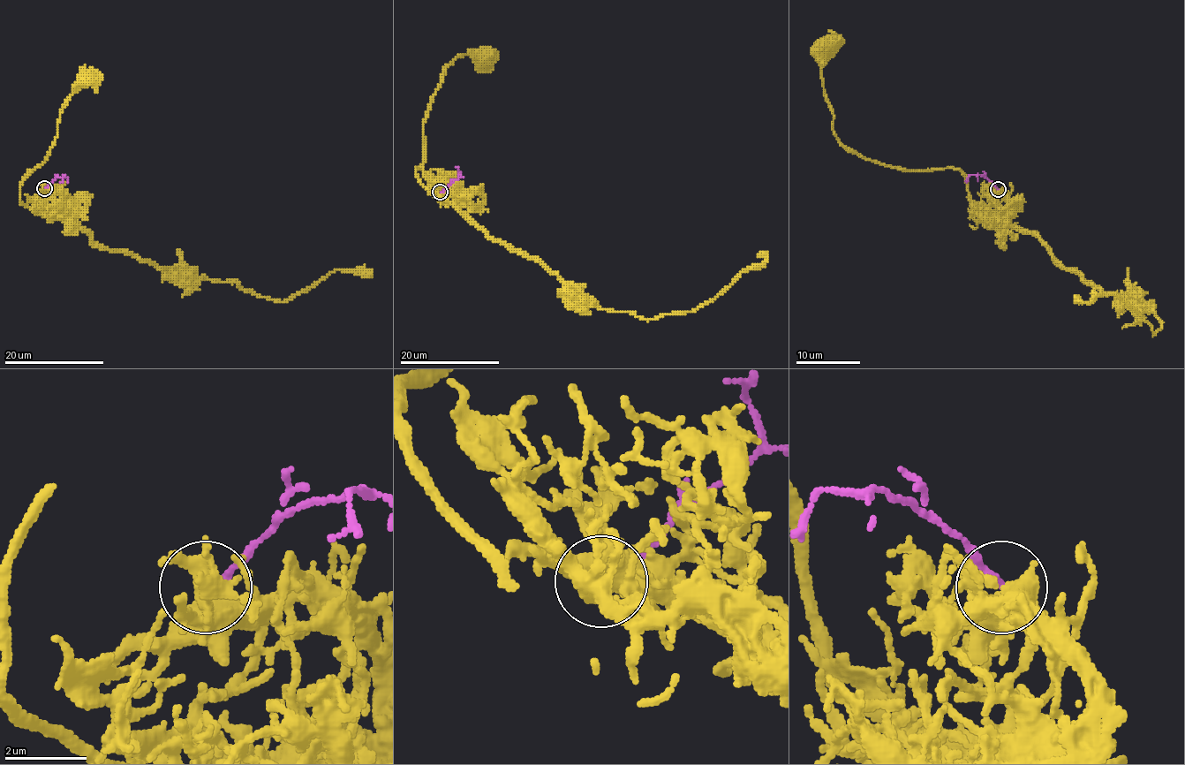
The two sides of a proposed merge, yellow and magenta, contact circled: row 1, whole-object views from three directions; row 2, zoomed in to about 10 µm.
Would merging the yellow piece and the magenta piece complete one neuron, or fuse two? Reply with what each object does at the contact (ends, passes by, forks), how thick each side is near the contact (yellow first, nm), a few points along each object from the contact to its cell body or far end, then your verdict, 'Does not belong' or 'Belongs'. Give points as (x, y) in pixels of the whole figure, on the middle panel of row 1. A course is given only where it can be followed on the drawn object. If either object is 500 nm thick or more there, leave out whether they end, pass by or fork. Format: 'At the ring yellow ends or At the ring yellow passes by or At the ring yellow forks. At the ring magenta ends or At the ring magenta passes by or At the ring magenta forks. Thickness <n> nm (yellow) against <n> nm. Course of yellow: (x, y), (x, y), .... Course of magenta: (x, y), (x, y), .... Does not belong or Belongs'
At the ring yellow passes by. At the ring magenta ends. Thickness 480 nm (yellow) against 120 nm. Course of yellow: (440, 193), (446, 195), (436, 197), (415, 174), (424, 161), (424, 118), (449, 64), (457, 56), (481, 60). Course of magenta: (440, 193), (460, 175), (455, 167). Does not belong

